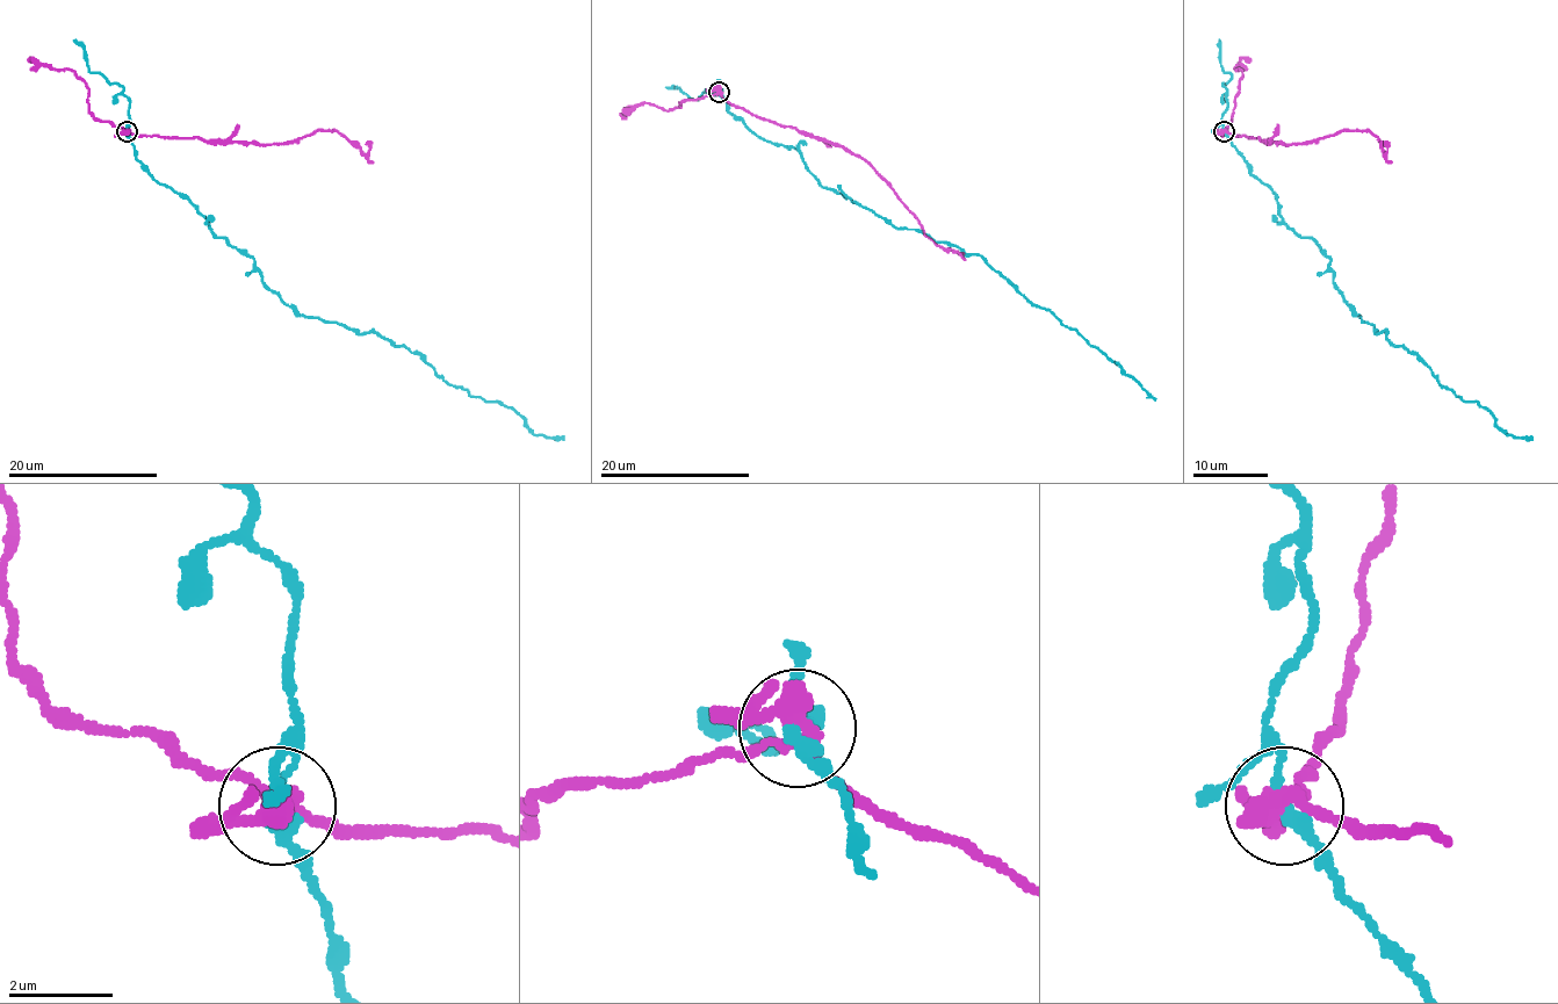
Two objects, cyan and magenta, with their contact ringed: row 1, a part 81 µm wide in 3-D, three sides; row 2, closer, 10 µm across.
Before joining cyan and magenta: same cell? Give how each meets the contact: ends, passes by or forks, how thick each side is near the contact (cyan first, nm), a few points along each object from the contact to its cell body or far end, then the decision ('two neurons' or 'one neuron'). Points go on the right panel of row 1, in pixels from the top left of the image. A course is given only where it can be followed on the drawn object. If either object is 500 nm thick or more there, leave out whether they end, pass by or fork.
cyan passes by; magenta forks; calibres 240 and 320 nm; course cyan (1223, 131), (1275, 193), (1281, 219), (1329, 259), (1333, 284), (1362, 320), (1506, 434), (1530, 437); course magenta (1223, 131), (1262, 141), (1307, 144), (1344, 129), (1367, 129), (1378, 138), (1384, 153), (1387, 150), (1384, 141); two neurons

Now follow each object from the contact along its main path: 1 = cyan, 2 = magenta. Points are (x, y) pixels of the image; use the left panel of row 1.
1: (127, 131), (142, 165), (253, 259), (301, 315), (373, 331), (449, 384), (510, 406), (534, 434), (564, 437)
2: (127, 131), (287, 144), (319, 129), (334, 129), (363, 153), (369, 150), (369, 141)

